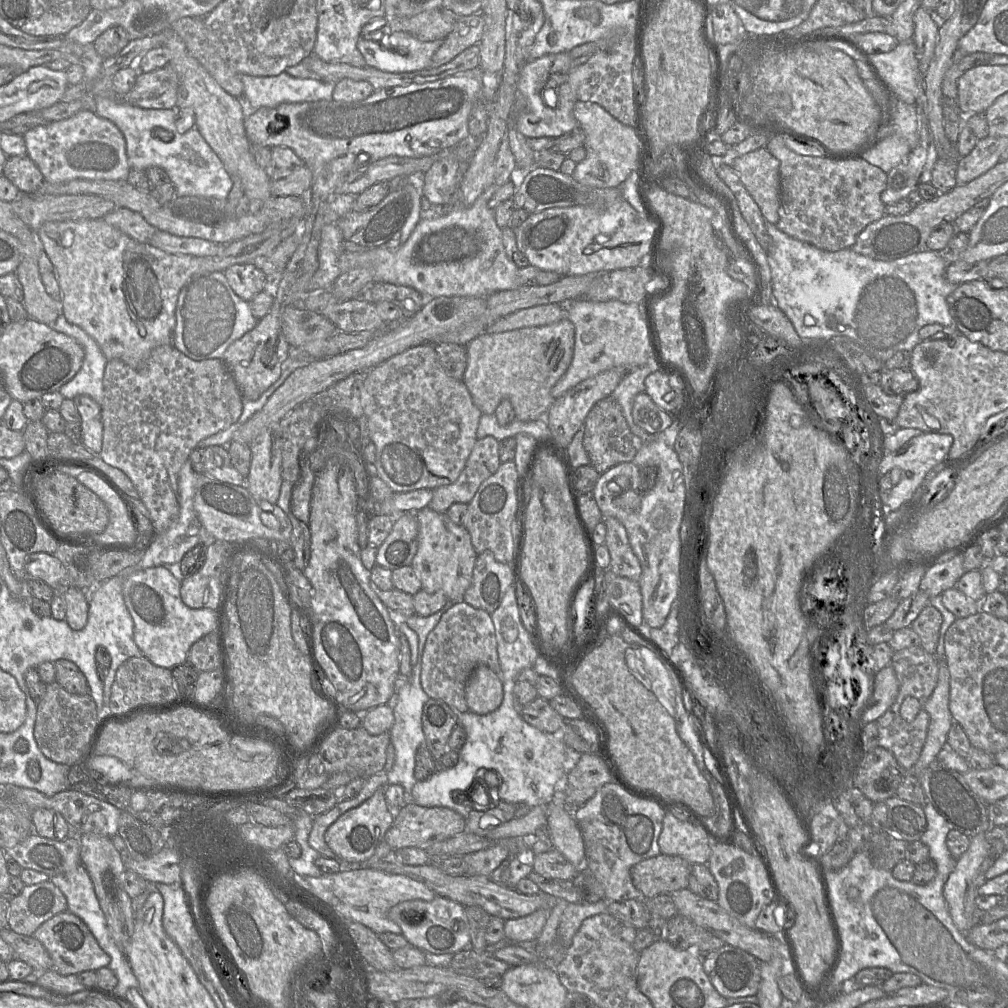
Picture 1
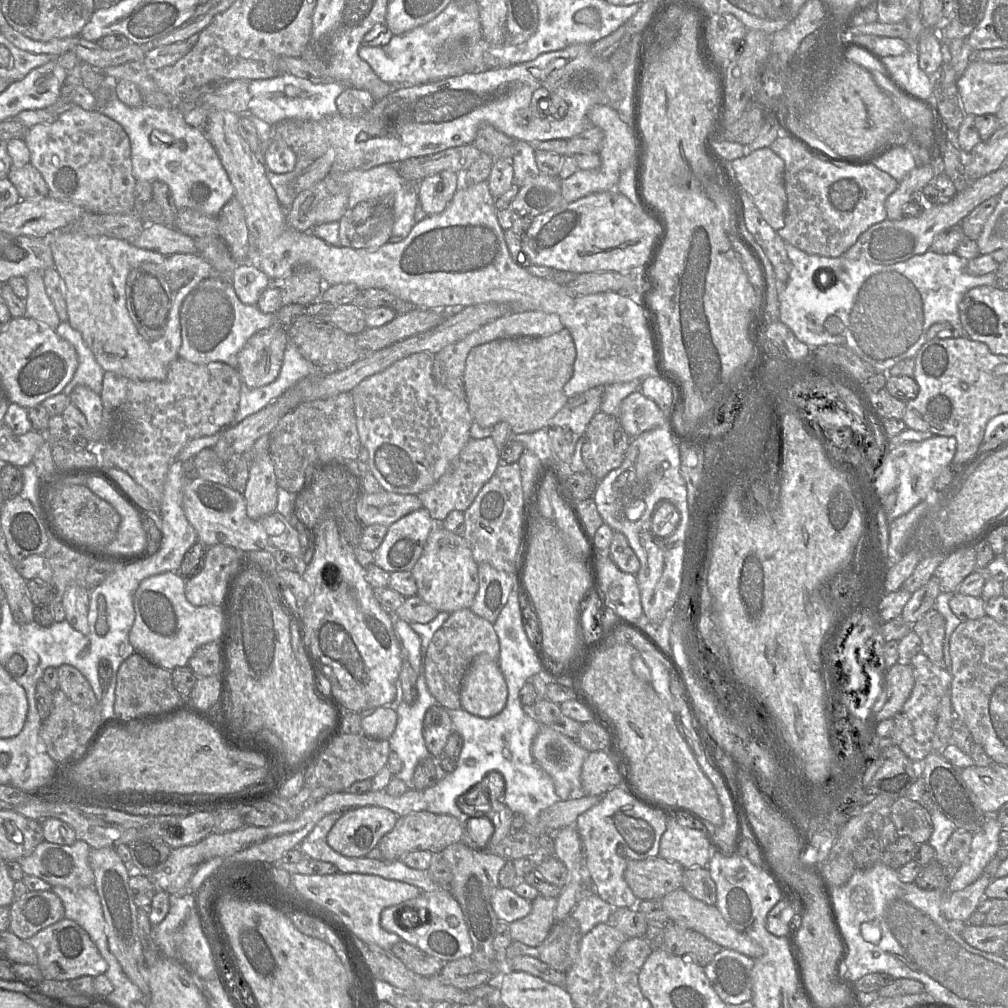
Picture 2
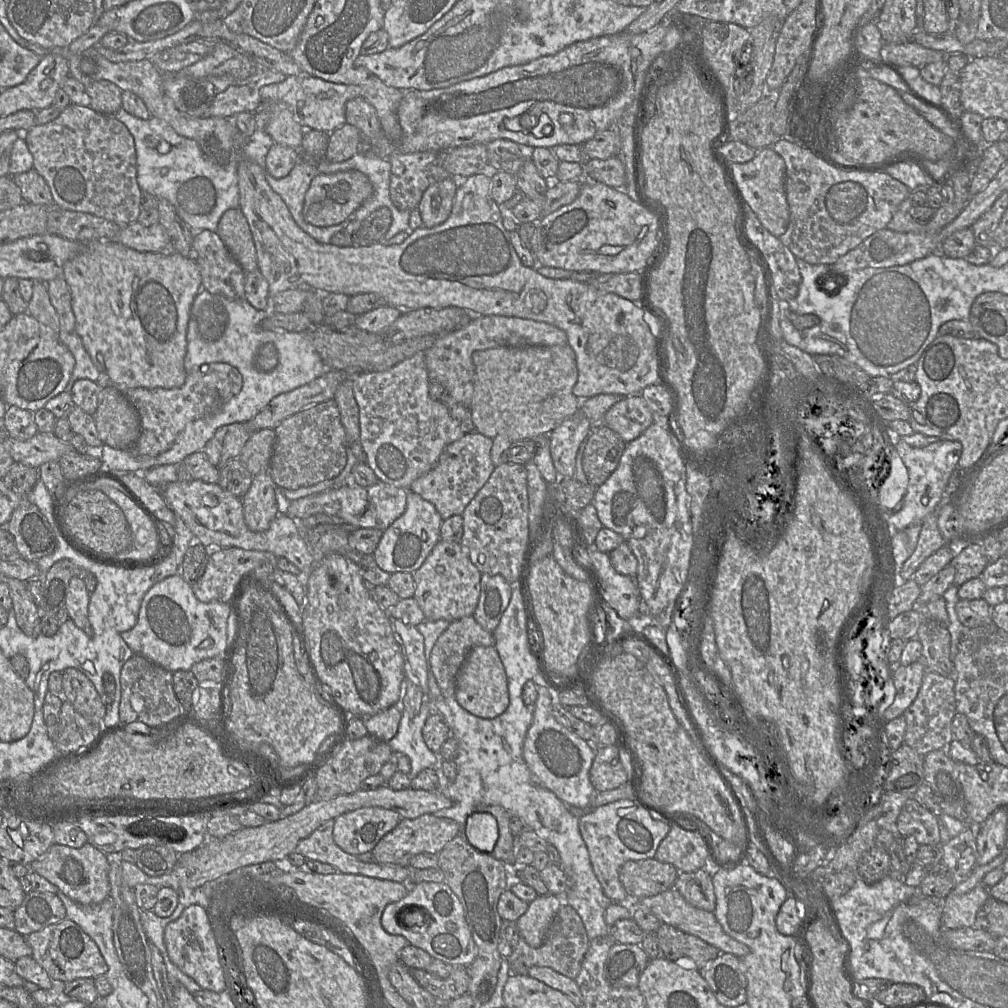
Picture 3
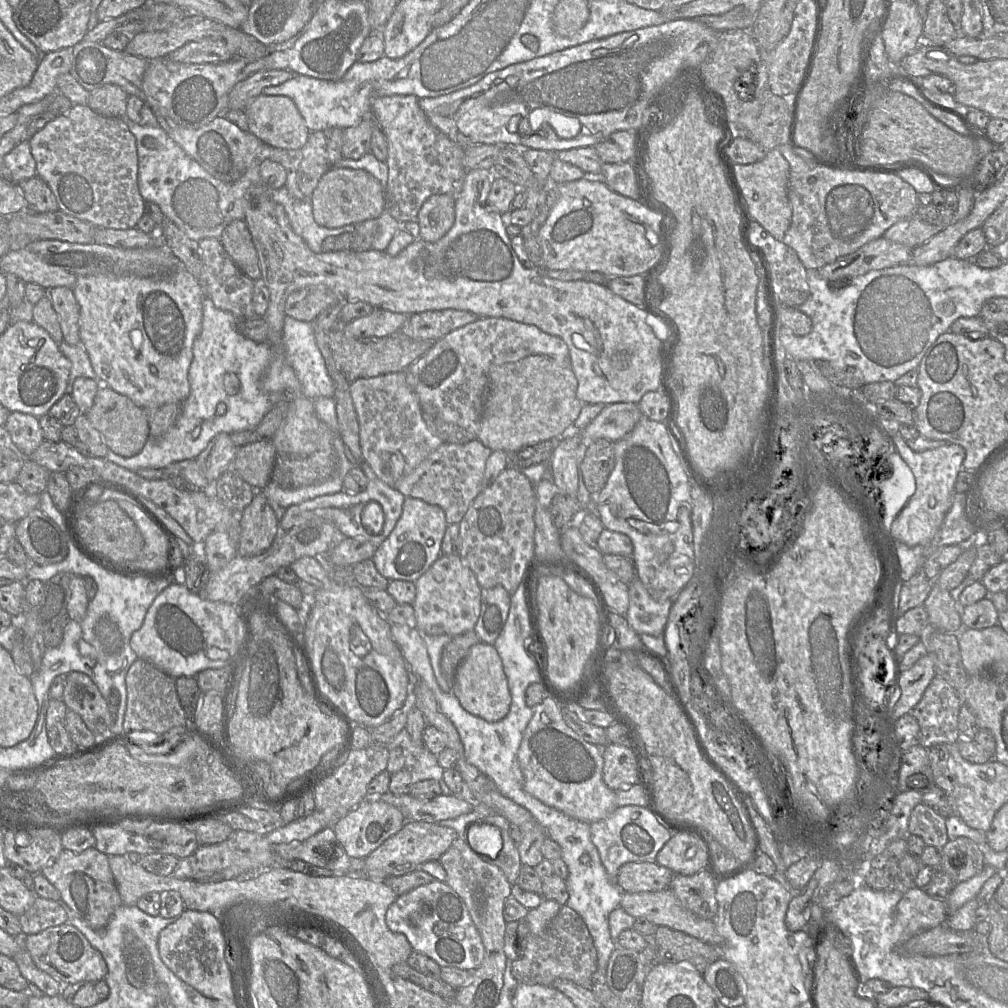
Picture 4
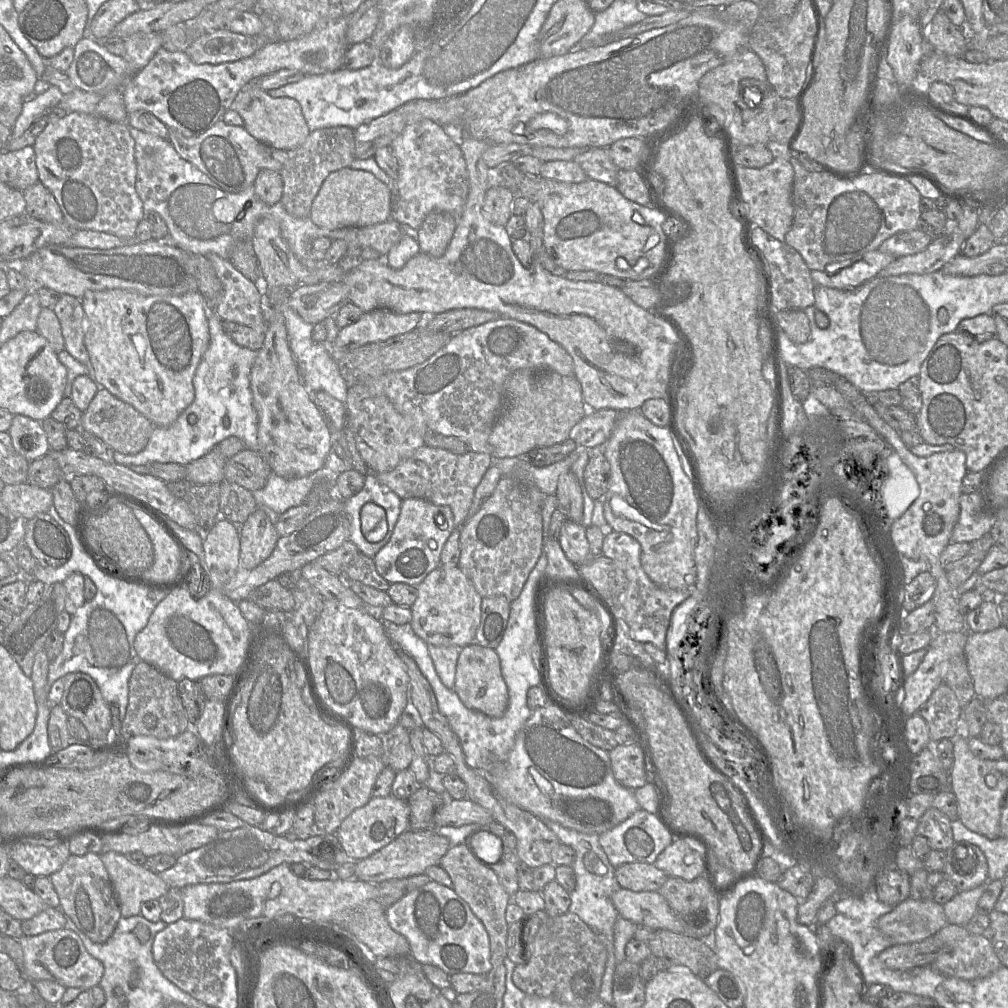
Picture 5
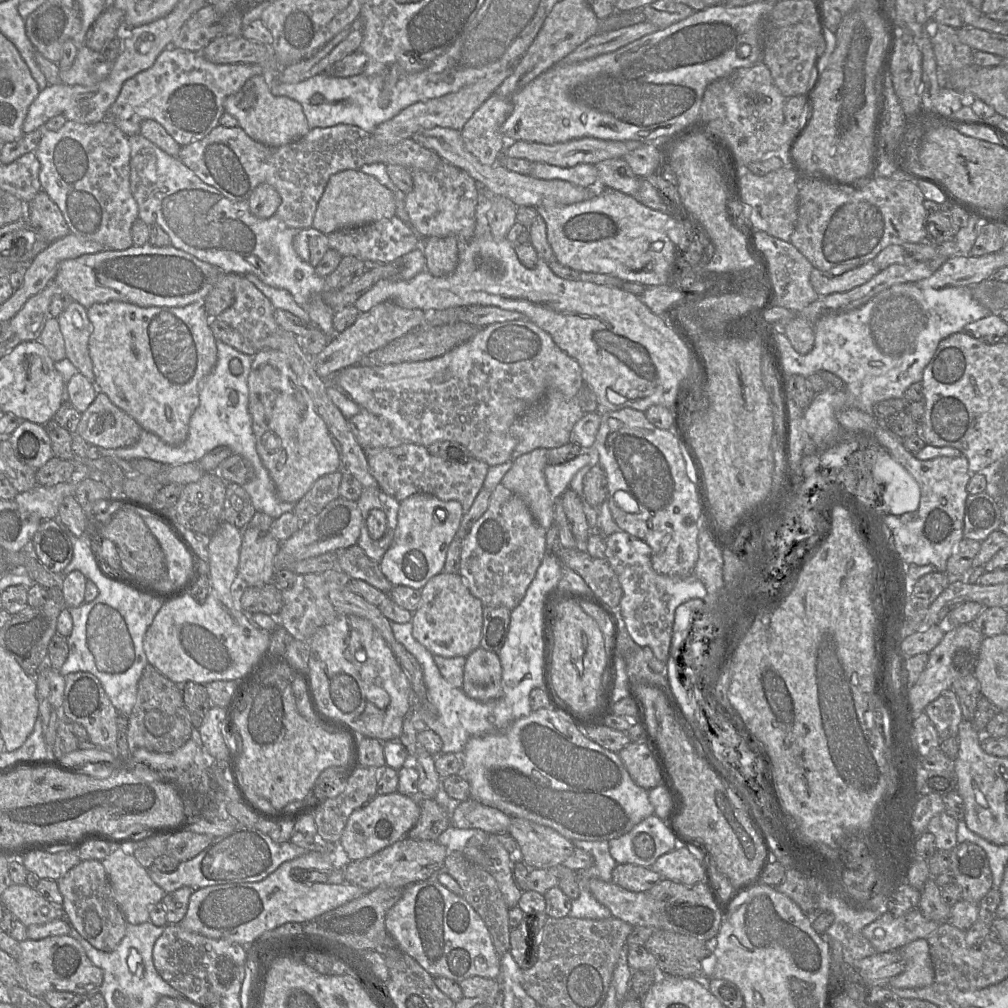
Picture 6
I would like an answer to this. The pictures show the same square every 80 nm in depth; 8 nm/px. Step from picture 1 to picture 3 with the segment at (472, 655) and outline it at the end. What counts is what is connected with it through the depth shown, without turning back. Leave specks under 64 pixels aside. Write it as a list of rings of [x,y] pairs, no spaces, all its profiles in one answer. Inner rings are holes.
[[[473,616],[450,622],[437,639],[430,655],[430,667],[444,698],[455,697],[459,669],[469,651],[476,646],[494,646],[494,636],[483,629]]]

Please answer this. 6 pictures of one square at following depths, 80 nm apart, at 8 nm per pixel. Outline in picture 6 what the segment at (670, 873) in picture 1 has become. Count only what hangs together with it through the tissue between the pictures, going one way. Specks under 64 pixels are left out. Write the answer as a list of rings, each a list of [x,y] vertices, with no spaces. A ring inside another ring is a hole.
[[[617,864],[612,871],[612,882],[632,892],[648,892],[661,880],[649,867],[635,864]]]

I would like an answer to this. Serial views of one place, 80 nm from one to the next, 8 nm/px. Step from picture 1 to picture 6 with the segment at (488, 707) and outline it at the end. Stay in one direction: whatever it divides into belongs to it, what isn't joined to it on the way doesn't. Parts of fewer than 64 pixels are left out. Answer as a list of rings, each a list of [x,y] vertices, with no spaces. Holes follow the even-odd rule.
[[[481,647],[466,657],[463,692],[471,699],[488,702],[503,694],[502,668],[496,653]]]

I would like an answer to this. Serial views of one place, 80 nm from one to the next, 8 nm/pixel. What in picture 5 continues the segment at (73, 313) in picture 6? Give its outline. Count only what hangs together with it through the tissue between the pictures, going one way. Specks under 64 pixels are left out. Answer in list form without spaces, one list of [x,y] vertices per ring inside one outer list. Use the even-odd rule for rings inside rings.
[[[60,295],[53,310],[61,325],[65,350],[90,369],[91,361],[84,344],[86,317],[81,301],[71,295]]]

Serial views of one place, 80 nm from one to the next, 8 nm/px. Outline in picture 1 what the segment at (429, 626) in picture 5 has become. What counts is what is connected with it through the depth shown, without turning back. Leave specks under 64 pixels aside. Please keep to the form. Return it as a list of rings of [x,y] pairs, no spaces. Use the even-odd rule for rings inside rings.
[[[430,507],[415,512],[418,521],[418,549],[411,566],[418,575],[422,589],[428,593],[443,592],[448,601],[462,602],[466,590],[472,583],[473,570],[477,554],[471,537],[464,526],[455,524],[446,513],[439,513]]]

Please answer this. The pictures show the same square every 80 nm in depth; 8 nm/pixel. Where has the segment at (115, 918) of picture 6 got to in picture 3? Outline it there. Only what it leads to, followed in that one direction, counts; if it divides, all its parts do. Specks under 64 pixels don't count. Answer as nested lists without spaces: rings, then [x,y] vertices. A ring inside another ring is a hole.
[[[85,843],[80,848],[53,844],[29,865],[29,869],[48,880],[70,899],[82,905],[98,904],[109,894],[109,860],[107,855]]]

